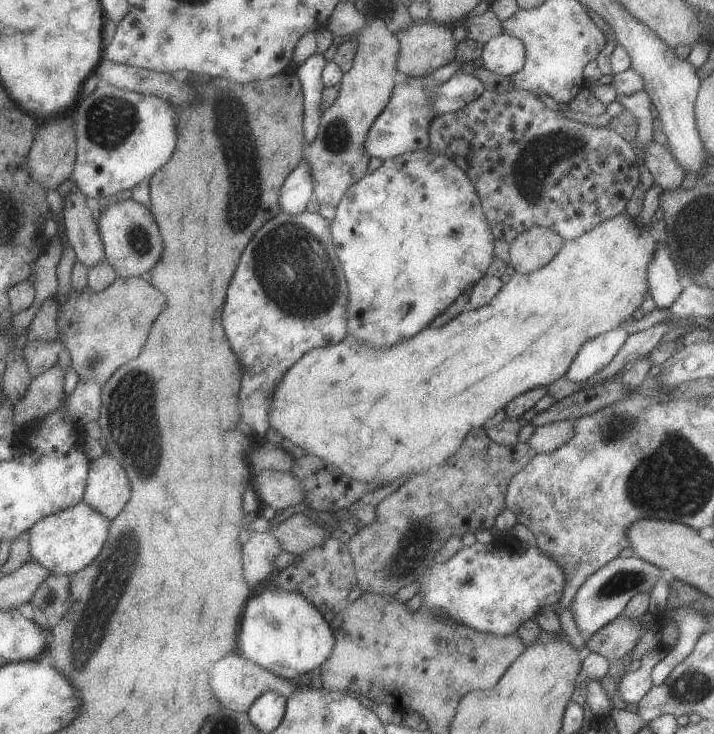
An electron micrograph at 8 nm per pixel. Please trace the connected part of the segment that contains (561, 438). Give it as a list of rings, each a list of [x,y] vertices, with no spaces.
[[[565,419],[534,427],[527,444],[537,453],[551,453],[572,437],[575,419]]]

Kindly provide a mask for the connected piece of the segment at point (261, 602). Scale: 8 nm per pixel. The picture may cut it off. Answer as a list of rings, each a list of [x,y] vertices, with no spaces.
[[[271,586],[261,594],[250,598],[246,604],[245,613],[239,634],[239,646],[236,653],[241,653],[246,659],[255,661],[263,668],[274,672],[283,678],[296,677],[308,673],[313,668],[320,668],[334,652],[336,638],[332,623],[325,620],[324,612],[315,606],[303,593],[280,589]]]

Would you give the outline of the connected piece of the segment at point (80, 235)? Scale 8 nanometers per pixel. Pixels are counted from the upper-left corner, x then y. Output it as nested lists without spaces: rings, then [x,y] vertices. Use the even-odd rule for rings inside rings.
[[[77,185],[63,197],[62,218],[68,242],[73,246],[77,260],[90,266],[106,259],[106,246],[99,221],[94,216],[94,206]]]

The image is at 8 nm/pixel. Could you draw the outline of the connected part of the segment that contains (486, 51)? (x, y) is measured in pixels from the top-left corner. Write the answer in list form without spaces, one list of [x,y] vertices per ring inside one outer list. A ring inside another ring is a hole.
[[[502,32],[483,44],[480,57],[483,68],[510,77],[524,65],[525,51],[518,38]]]

